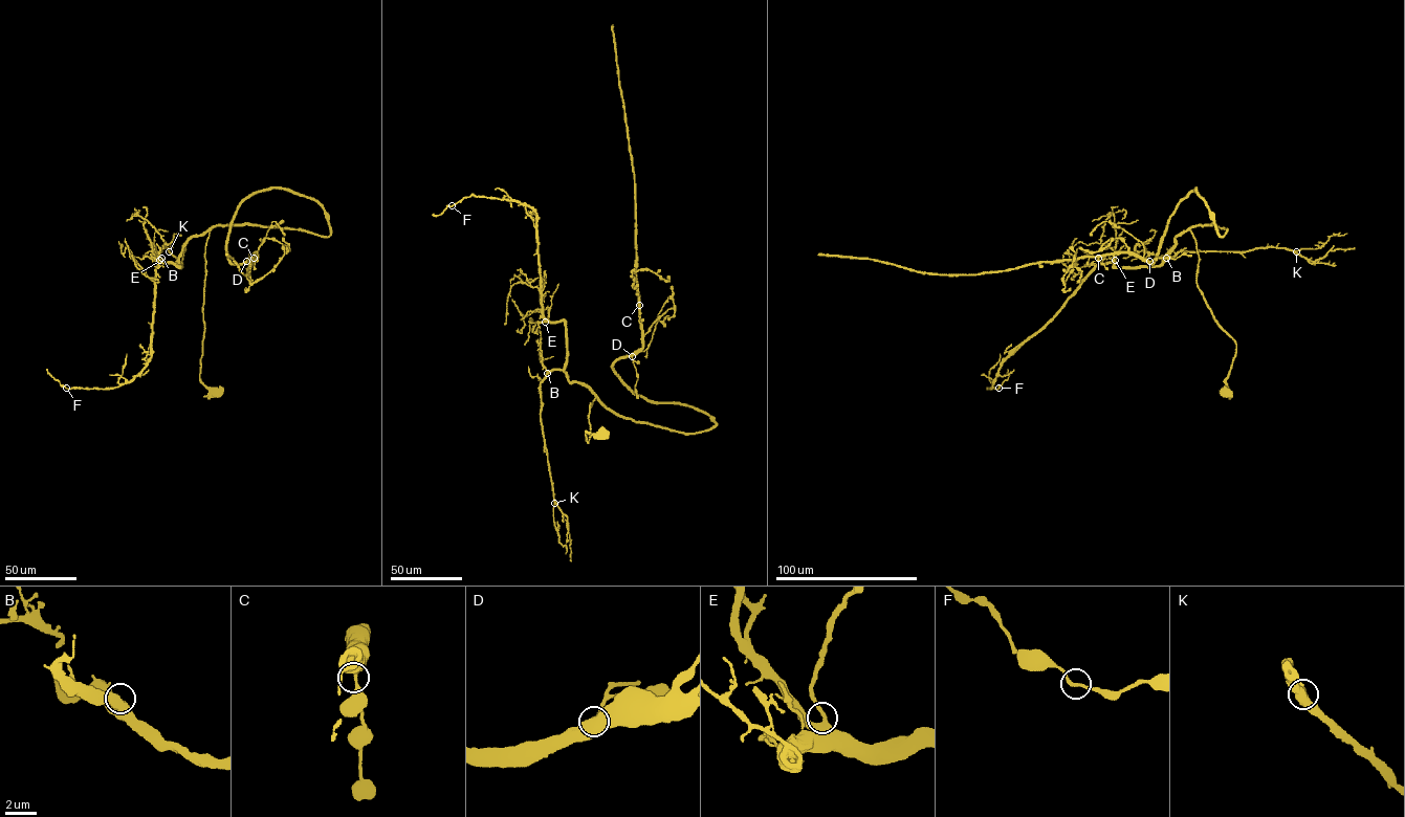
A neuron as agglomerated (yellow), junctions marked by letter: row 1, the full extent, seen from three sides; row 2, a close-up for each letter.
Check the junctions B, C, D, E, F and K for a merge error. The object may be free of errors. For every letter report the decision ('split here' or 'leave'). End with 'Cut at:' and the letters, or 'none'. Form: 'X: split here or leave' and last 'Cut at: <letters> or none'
B: leave
C: leave
D: leave
E: leave
F: leave
K: leave
Cut at: none

